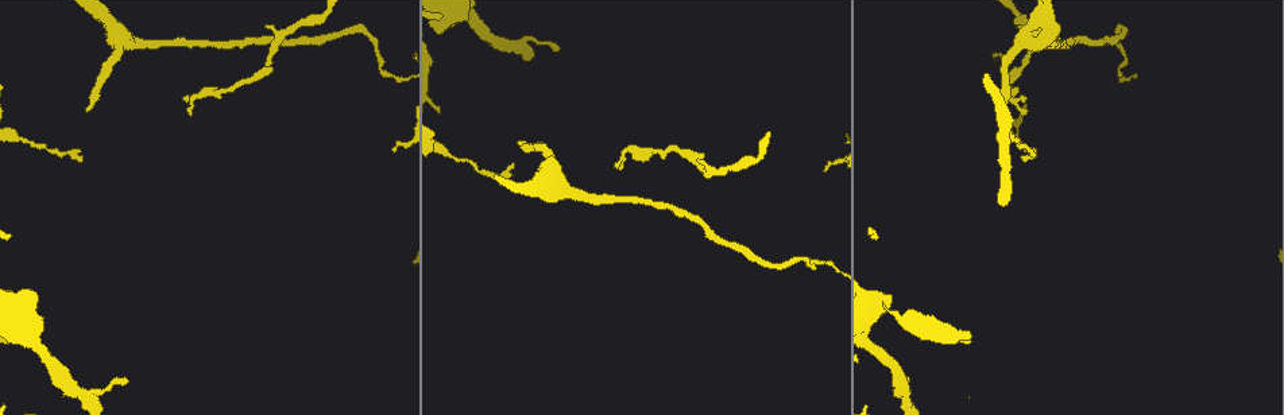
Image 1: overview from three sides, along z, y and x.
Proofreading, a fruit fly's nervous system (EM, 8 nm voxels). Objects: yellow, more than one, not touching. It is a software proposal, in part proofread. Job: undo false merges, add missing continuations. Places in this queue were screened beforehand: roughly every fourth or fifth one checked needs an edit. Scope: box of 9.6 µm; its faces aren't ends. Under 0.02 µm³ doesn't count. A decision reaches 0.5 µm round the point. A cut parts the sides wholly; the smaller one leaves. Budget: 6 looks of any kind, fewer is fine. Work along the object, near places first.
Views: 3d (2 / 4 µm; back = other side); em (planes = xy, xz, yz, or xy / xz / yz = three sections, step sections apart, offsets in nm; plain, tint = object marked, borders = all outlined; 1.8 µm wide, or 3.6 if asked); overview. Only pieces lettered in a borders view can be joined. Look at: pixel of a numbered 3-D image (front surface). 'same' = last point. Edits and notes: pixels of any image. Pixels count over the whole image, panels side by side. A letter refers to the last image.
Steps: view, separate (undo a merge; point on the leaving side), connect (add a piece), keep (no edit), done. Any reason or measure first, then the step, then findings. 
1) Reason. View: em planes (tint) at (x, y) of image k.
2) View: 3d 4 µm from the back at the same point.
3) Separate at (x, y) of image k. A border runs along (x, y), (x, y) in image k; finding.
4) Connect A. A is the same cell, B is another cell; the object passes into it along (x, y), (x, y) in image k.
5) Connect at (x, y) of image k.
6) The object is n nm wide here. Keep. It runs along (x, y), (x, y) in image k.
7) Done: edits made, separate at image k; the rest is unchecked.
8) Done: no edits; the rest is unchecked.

Free end. View: em planes (borders) at (87, 108) of image 1.

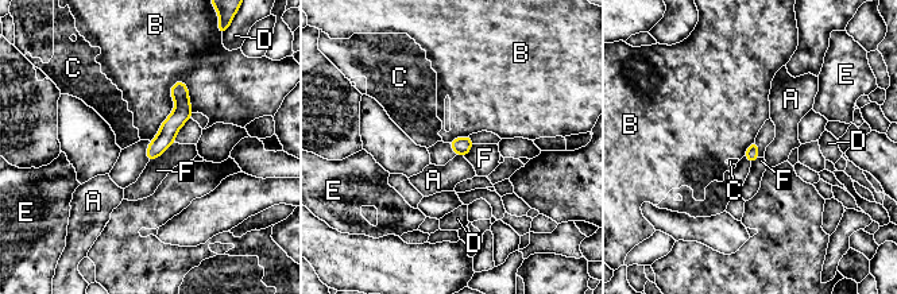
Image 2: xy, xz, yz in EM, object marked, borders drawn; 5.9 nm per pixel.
Keep. A, B, C, D, E and F are other cells; none of them fits.

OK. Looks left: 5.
Calibre changes. View: 3d 2 µm at (554, 183) of image 1.

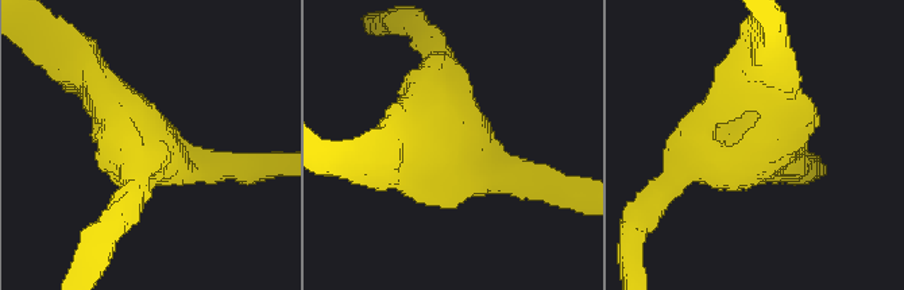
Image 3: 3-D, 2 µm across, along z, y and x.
Need the tissue. View: em planes (plain) at (457, 131) of image 3.

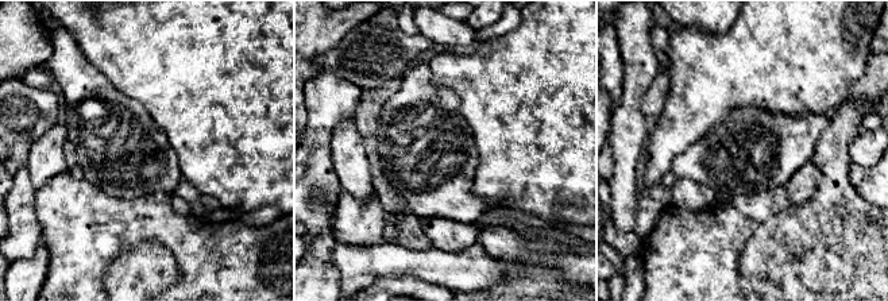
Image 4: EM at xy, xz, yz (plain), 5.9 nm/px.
View: em planes (borders) at the same point.

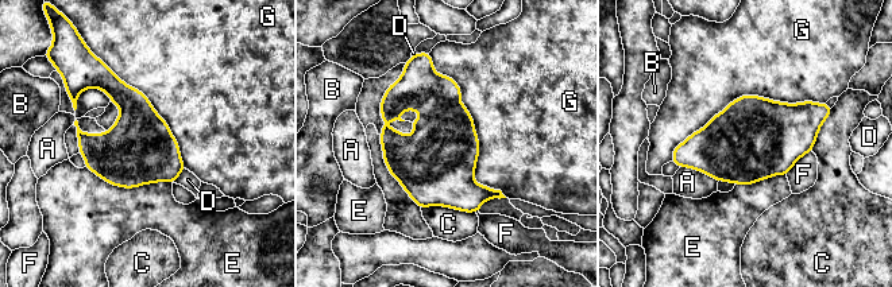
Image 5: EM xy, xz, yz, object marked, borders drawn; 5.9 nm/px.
The longest contact is with G, 1000 nm. Keep. A, B, C, D, E, F and G are other cells; a border runs along (428, 53), (506, 197) in image 5; all the same neuron.

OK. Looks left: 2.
An open end. View: em xy step 8 (borders) at (970, 340) of image 1.

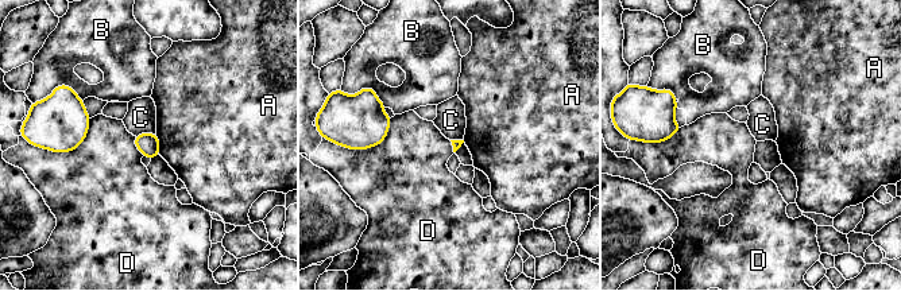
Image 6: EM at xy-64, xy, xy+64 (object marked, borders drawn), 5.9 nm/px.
Cut it another way. View: em planes (borders) at the same point.

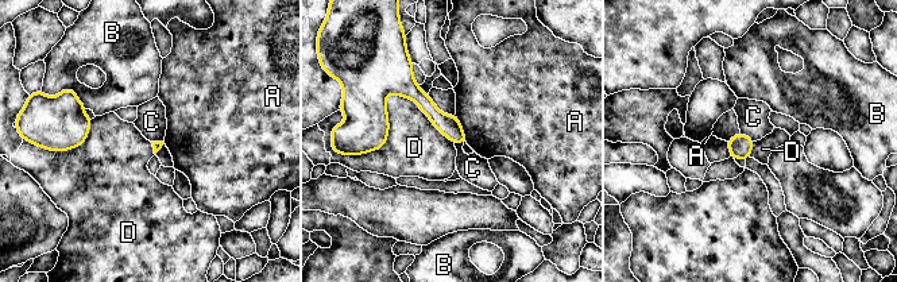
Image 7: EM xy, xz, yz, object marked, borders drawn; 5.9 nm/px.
Keep. A, B, C and D are other cells; a border runs along (453, 143), (359, 155) in image 7; none of them fits.

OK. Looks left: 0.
Done: no edits; the rest is unchecked.

